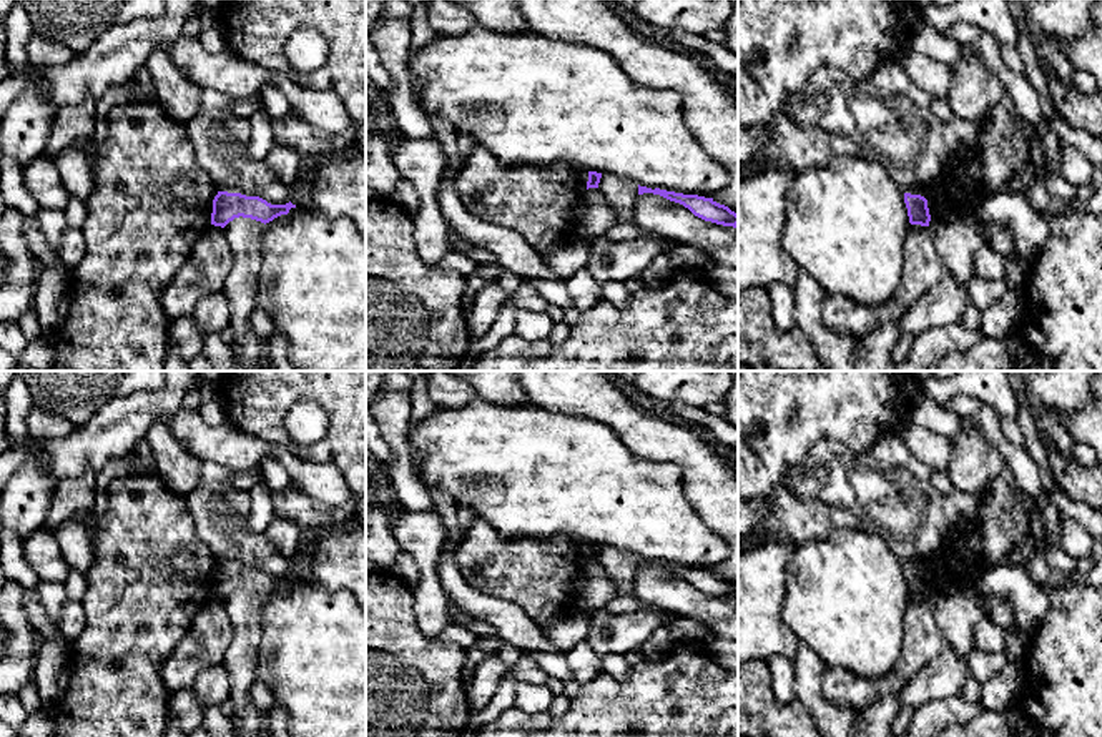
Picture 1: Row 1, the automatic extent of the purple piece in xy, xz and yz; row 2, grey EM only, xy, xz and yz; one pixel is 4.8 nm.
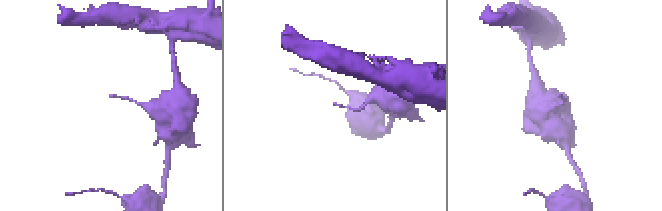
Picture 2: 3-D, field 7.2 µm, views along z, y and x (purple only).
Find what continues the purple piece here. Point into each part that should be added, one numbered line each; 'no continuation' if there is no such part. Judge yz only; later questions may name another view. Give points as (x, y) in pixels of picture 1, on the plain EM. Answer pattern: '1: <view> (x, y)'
no continuation

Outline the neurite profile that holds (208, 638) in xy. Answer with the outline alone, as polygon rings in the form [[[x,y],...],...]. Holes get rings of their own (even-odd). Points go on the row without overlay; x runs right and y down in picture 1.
[[[208,599],[161,665],[161,682],[166,690],[173,695],[191,687],[203,670],[221,665],[231,639],[233,627],[224,601]]]

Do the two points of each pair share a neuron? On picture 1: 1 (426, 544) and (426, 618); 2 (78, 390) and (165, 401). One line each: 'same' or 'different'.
1: same
2: different

